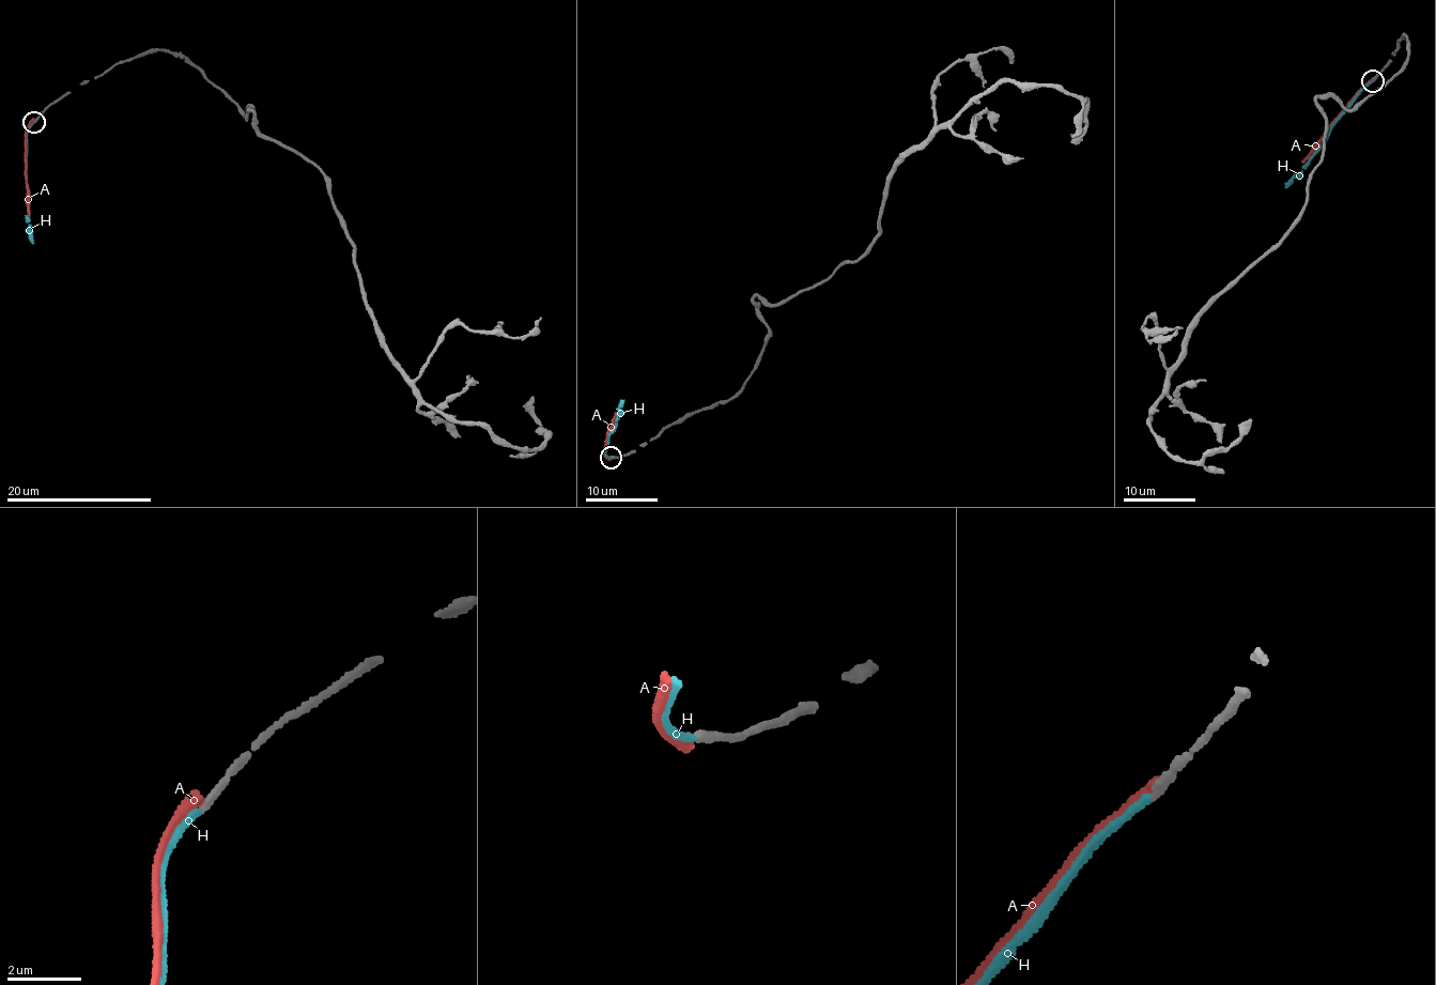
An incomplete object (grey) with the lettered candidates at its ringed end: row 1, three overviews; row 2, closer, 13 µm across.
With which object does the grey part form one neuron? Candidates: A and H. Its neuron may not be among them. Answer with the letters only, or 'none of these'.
H

